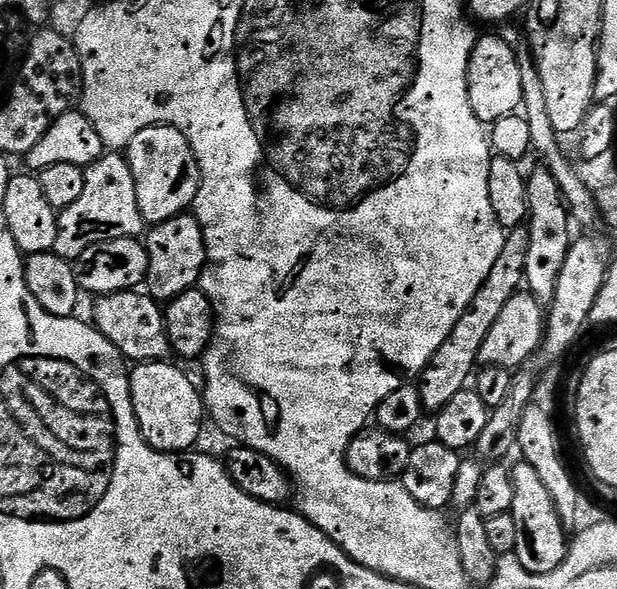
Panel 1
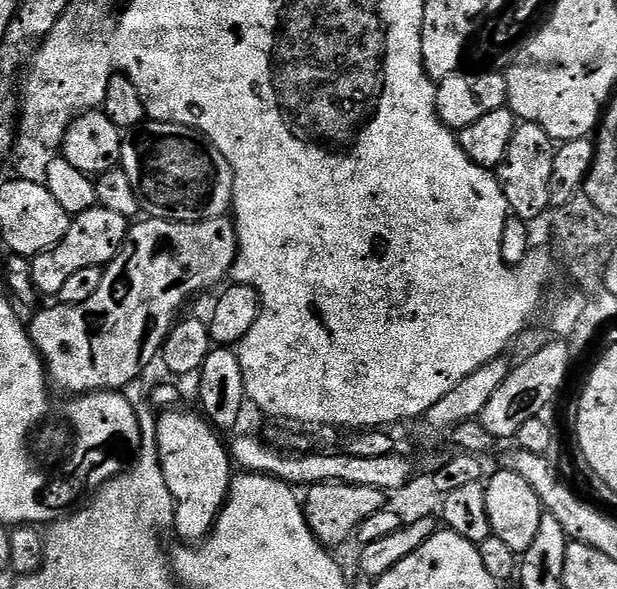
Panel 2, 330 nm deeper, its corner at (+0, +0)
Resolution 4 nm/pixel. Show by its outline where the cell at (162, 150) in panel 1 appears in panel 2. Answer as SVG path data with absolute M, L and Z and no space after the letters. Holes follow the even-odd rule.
M160 120L141 124L127 133L120 151L120 167L126 178L130 178L130 186L134 186L134 194L145 217L193 224L229 215L234 194L234 174L230 162L226 162L226 158L222 158L222 154L218 154L218 150L192 128L181 124L163 124Z

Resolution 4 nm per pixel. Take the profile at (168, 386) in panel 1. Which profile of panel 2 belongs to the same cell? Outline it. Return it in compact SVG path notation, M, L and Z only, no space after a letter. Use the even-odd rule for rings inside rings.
M164 410L156 421L156 453L162 466L162 478L166 478L166 486L170 490L172 500L176 503L176 522L174 532L184 542L200 542L211 533L220 516L224 503L228 501L228 491L232 485L234 465L229 449L220 445L217 429L203 415L195 416L192 412L181 410Z

